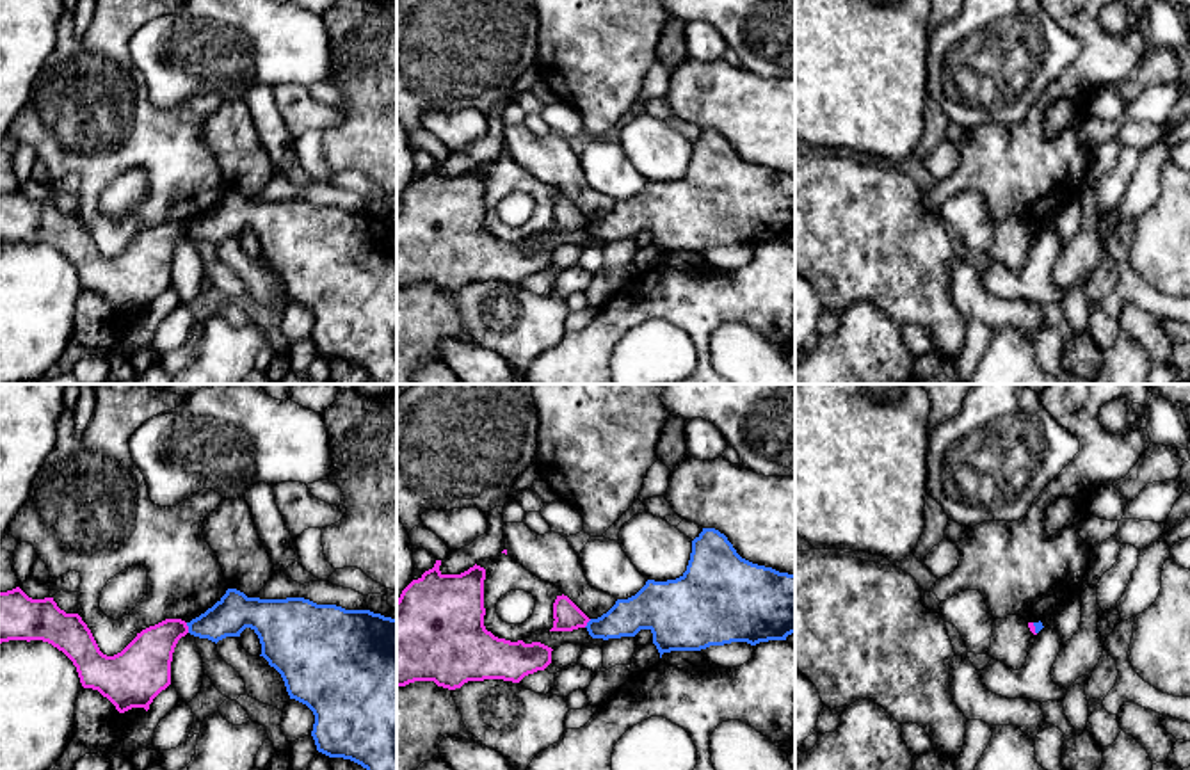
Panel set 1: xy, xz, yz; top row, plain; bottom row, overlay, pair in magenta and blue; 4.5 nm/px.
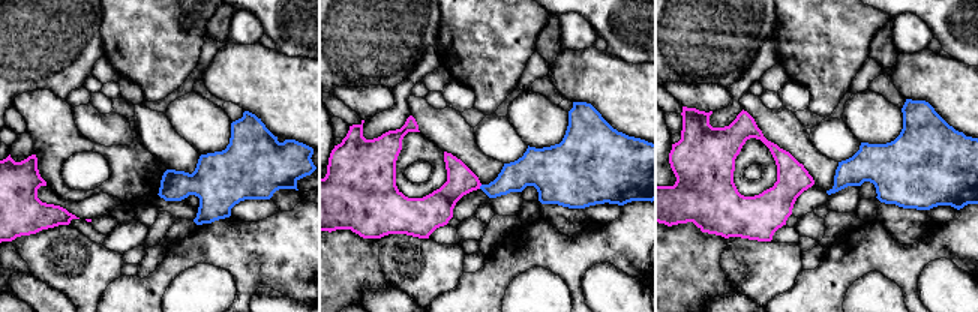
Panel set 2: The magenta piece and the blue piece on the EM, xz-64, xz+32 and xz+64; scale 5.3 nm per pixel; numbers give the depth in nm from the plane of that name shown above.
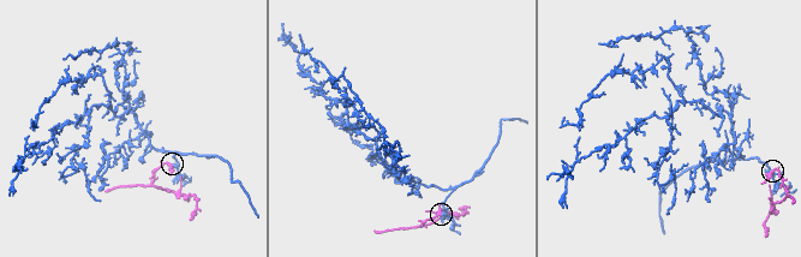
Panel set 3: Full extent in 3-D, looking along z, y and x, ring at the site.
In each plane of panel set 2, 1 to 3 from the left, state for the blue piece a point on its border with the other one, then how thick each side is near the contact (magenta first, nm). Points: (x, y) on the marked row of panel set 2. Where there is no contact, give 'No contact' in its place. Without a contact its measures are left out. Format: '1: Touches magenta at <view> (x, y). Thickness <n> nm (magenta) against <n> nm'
1: No contact
2: Touches magenta at xz+32 (480, 185). Thickness 160 nm (magenta) against 160 nm
3: No contact

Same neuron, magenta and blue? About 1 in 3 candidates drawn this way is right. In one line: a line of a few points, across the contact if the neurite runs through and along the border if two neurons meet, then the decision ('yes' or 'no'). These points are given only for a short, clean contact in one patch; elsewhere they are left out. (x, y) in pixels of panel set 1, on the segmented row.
line xy (185, 623), (189, 632); no

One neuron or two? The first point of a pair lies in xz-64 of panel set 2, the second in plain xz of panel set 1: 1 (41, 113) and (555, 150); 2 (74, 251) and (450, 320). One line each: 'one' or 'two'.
1: two
2: two

